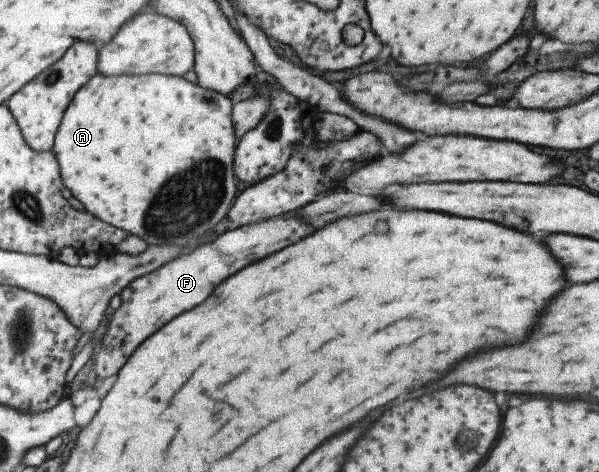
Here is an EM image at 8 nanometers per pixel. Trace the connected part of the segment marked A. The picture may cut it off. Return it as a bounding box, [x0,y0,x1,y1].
[51,74,237,246]

